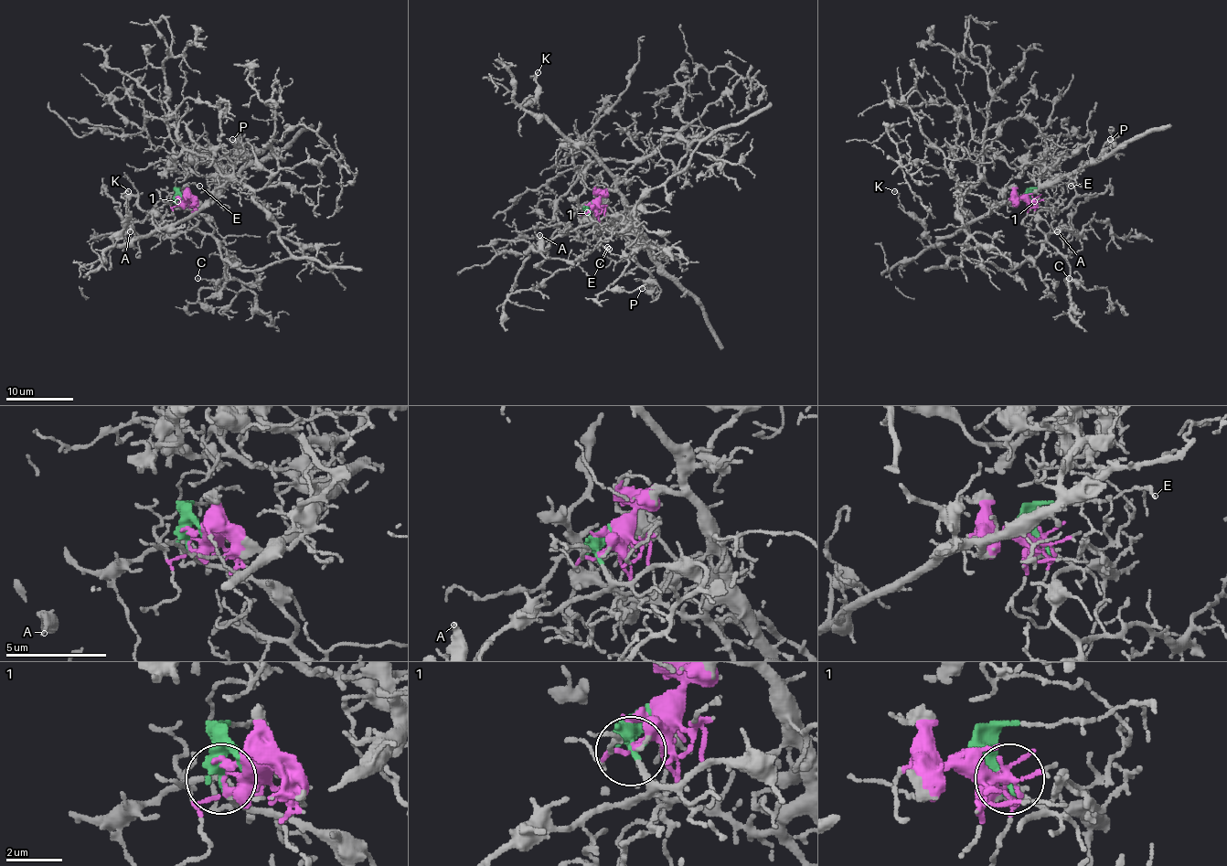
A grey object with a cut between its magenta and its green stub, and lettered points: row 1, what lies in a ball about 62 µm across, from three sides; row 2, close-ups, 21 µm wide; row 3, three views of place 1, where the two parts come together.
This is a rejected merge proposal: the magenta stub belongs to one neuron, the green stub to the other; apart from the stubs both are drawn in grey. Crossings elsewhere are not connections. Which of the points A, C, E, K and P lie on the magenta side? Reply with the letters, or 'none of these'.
K, P

